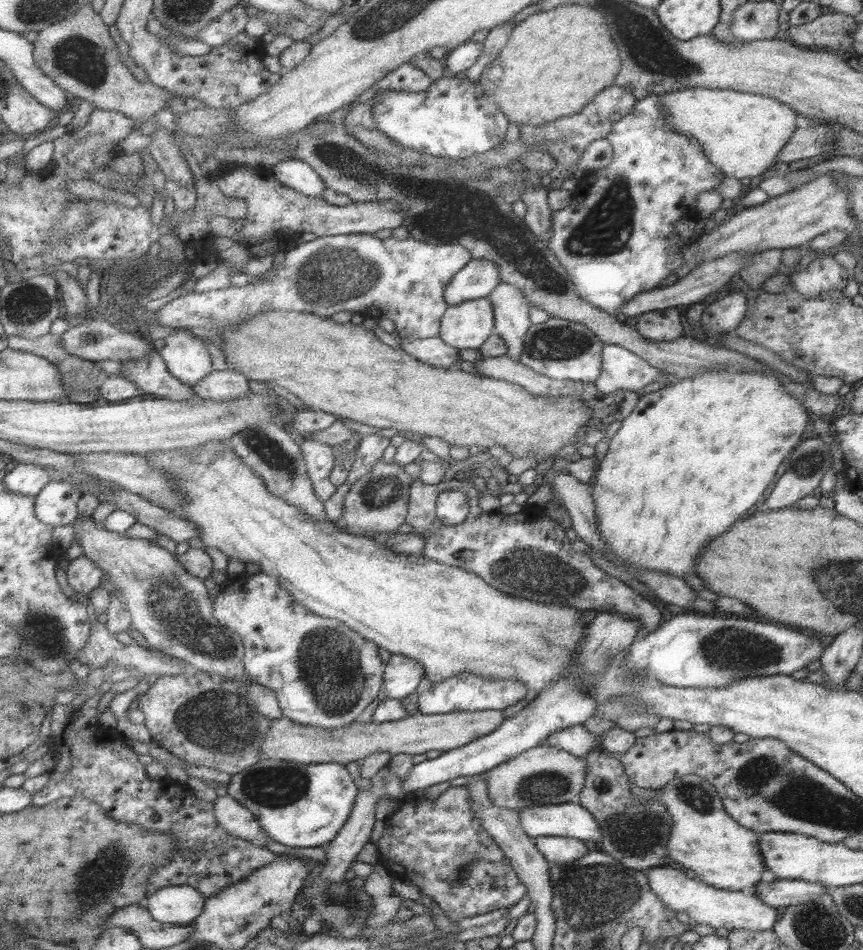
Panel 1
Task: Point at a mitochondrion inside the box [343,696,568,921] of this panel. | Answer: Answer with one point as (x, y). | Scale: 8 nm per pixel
(467, 869)

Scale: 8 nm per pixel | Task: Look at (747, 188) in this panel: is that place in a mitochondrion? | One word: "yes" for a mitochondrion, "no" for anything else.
no

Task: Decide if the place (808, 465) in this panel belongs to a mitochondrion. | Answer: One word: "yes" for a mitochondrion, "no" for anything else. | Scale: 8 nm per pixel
yes

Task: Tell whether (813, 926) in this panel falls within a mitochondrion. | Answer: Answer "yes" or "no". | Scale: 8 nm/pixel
yes

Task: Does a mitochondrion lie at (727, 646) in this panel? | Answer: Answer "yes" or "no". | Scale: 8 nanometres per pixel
yes

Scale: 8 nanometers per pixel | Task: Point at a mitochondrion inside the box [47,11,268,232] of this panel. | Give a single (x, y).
(80, 58)

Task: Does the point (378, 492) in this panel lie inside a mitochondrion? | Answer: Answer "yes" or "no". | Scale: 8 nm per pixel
yes

